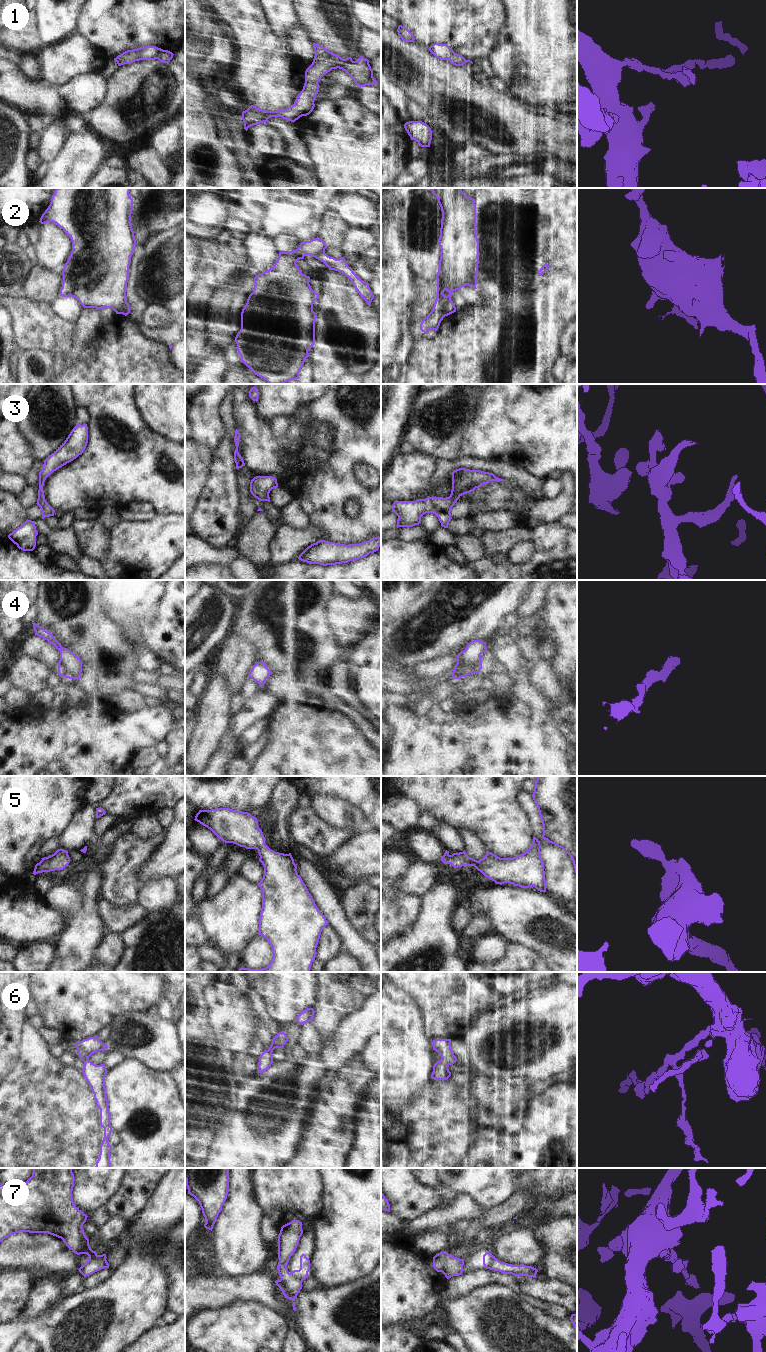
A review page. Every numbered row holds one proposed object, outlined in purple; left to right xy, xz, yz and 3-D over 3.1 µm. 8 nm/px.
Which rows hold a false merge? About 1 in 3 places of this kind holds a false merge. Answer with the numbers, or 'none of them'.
2, 7

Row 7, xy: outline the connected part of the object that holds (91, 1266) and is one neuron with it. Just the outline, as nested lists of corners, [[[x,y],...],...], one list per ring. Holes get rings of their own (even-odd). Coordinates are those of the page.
[[[89,1257],[86,1263],[82,1265],[78,1270],[84,1277],[86,1277],[104,1268],[106,1267],[102,1266],[95,1259]]]

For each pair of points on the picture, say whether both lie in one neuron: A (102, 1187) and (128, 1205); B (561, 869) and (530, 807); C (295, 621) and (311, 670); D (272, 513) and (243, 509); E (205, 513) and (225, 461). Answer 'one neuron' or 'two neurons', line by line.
A: two neurons
B: one neuron
C: one neuron
D: one neuron
E: one neuron

